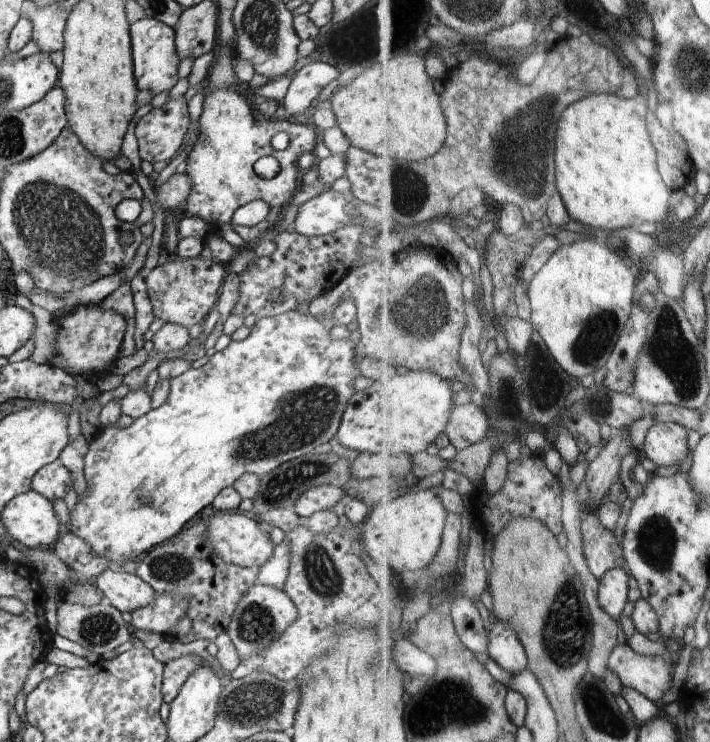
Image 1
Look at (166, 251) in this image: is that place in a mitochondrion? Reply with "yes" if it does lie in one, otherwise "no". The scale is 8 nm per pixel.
no

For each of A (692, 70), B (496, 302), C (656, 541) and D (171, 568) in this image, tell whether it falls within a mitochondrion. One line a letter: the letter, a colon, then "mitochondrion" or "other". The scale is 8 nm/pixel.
A: mitochondrion
B: other
C: mitochondrion
D: mitochondrion

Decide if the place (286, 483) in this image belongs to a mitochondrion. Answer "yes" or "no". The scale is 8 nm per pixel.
yes

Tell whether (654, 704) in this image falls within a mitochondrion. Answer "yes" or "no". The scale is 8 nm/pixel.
no

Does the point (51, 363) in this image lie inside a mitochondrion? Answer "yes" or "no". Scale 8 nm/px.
no

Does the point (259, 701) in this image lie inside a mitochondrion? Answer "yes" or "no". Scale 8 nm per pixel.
yes

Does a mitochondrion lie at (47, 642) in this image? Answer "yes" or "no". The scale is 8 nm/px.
no

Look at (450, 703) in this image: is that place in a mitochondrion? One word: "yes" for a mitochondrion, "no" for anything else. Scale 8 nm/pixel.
yes

